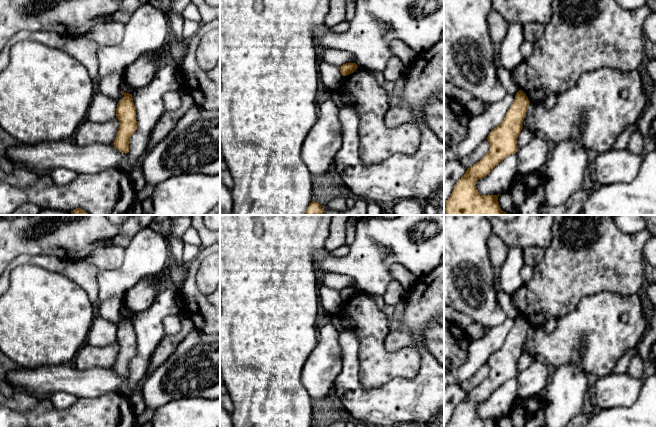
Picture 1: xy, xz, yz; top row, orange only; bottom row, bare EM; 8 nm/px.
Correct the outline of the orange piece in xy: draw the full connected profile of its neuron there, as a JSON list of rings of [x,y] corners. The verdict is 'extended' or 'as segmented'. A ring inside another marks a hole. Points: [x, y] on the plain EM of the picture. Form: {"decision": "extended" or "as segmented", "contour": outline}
{"decision": "as segmented", "contour": [[[122,314],[121,318],[124,322],[117,327],[116,341],[119,345],[119,351],[113,369],[122,377],[128,377],[129,363],[137,353],[136,333],[133,327],[132,318]]]}

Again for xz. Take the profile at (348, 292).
{"decision": "as segmented", "contour": [[[350,286],[350,287],[341,289],[339,291],[339,294],[343,300],[347,300],[347,299],[353,297],[354,295],[356,295],[357,292],[358,292],[358,290],[356,287]]]}

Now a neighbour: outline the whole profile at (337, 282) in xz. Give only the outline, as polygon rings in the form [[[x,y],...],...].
[[[325,273],[320,276],[320,282],[327,288],[340,291],[343,288],[350,287],[354,279],[344,274]]]

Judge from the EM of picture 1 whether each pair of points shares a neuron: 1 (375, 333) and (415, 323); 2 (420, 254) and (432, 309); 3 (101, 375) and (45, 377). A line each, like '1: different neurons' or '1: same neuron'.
1: different neurons
2: different neurons
3: same neuron

